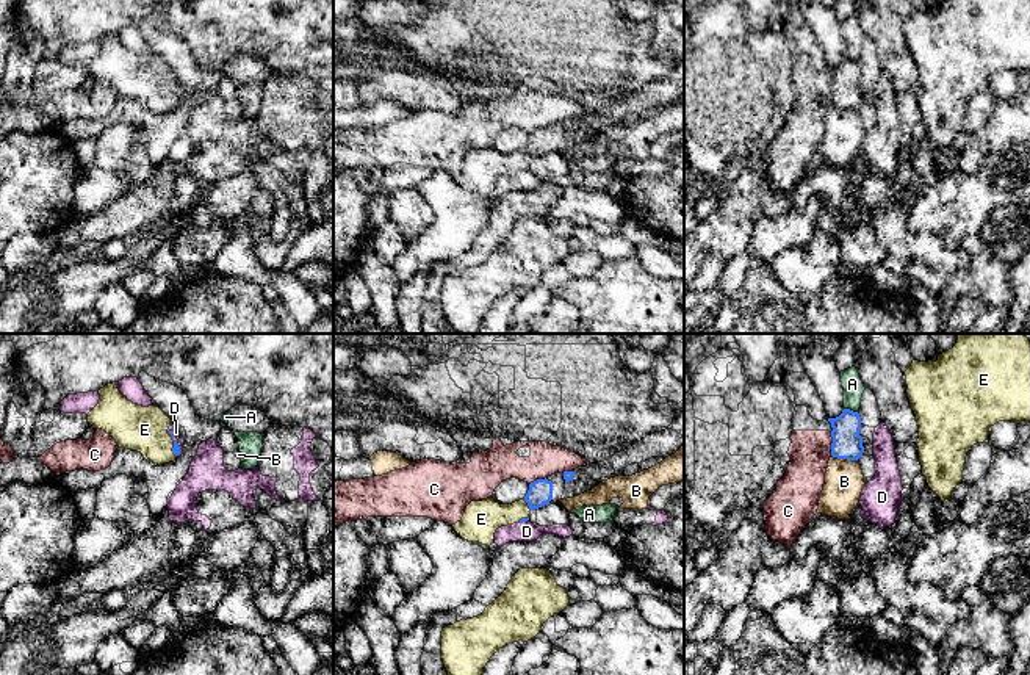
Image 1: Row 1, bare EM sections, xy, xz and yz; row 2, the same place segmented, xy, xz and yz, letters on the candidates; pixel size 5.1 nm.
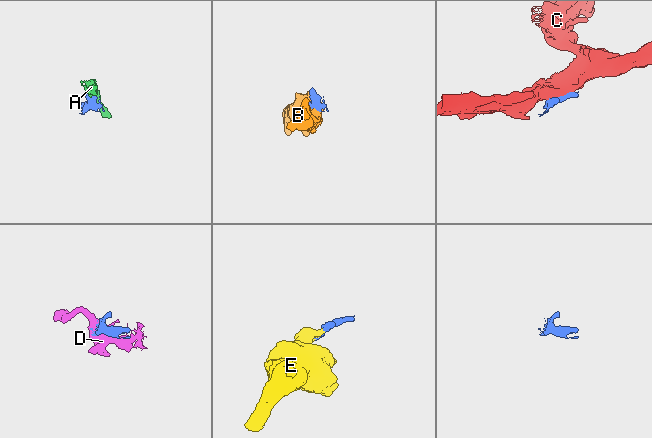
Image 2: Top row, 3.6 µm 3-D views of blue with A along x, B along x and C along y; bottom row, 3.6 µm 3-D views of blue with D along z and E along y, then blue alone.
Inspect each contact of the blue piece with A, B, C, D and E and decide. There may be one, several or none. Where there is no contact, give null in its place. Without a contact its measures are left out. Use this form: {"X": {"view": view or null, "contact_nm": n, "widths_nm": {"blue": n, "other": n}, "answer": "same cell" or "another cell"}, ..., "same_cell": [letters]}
{"A": {"view": "yz", "contact_nm": 80, "widths_nm": {"blue": 160, "other": 110}, "answer": "another cell"}, "B": {"view": "yz", "contact_nm": 130, "widths_nm": {"blue": 160, "other": 200}, "answer": "another cell"}, "C": {"view": "yz", "contact_nm": 120, "widths_nm": {"blue": 160, "other": 220}, "answer": "another cell"}, "D": {"view": "xy", "contact_nm": 140, "widths_nm": {"blue": 40, "other": 40}, "answer": "another cell"}, "E": {"view": "xz", "contact_nm": 80, "widths_nm": {"blue": 130, "other": 180}, "answer": "same cell"}, "same_cell": ["E"]}

